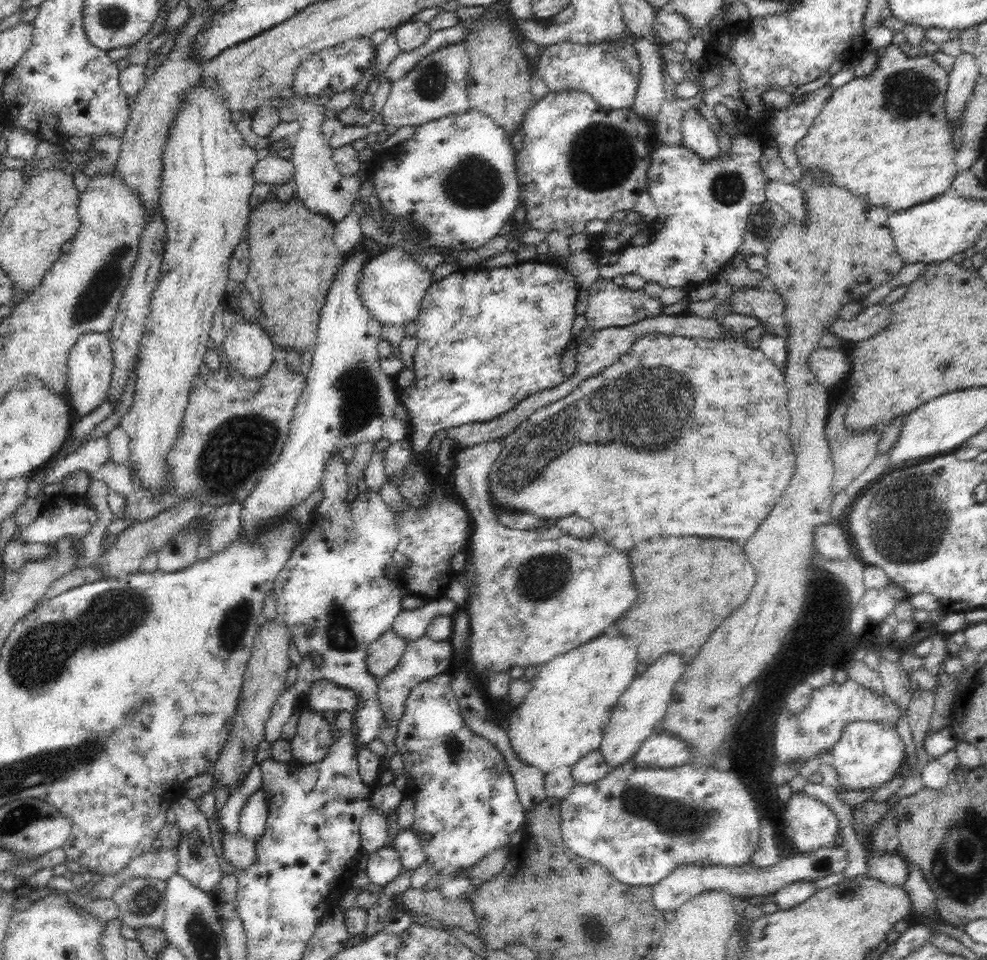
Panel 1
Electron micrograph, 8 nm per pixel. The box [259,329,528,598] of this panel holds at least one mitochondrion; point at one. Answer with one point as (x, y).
(359, 393)

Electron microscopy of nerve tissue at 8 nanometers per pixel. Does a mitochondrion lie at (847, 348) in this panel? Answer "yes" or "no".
no

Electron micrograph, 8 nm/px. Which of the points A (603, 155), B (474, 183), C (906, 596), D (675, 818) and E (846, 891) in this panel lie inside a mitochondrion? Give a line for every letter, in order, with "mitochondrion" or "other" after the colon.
A: mitochondrion
B: mitochondrion
C: other
D: mitochondrion
E: other

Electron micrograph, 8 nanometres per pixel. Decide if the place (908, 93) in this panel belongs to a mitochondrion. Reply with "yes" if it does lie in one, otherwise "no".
yes

